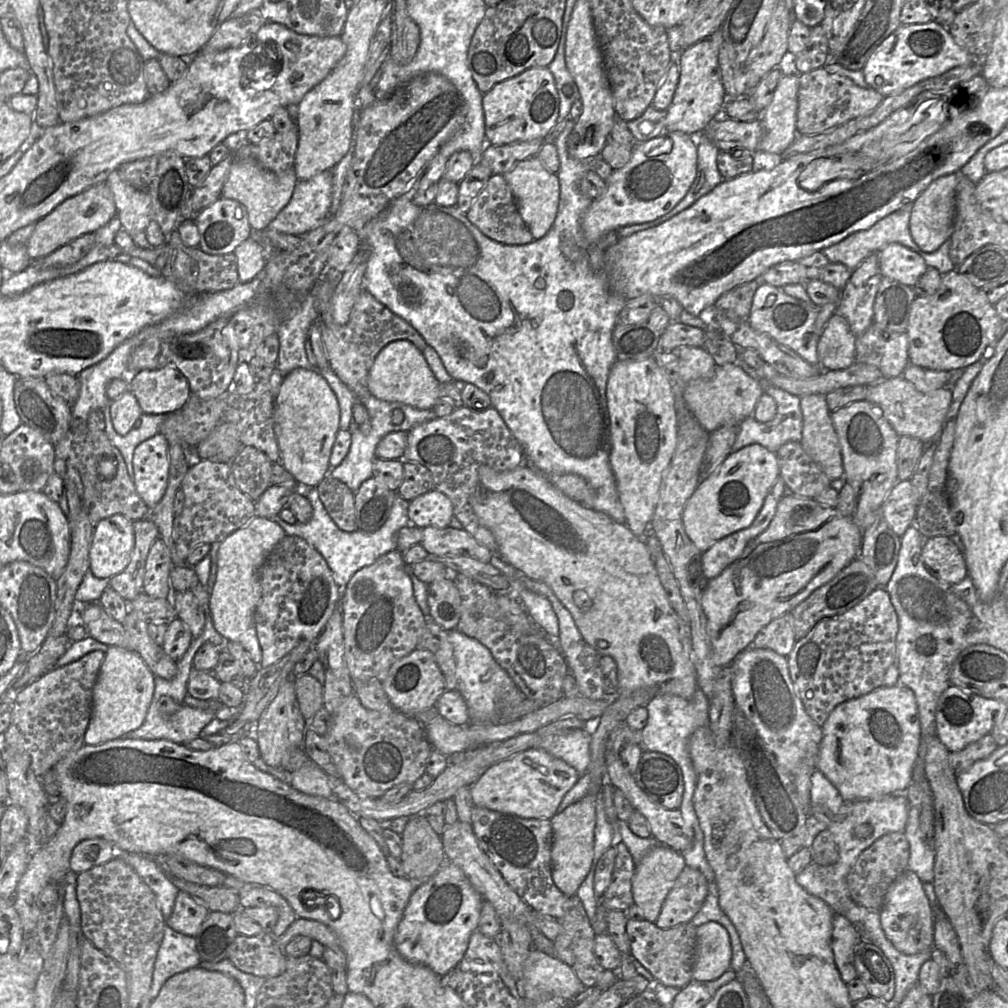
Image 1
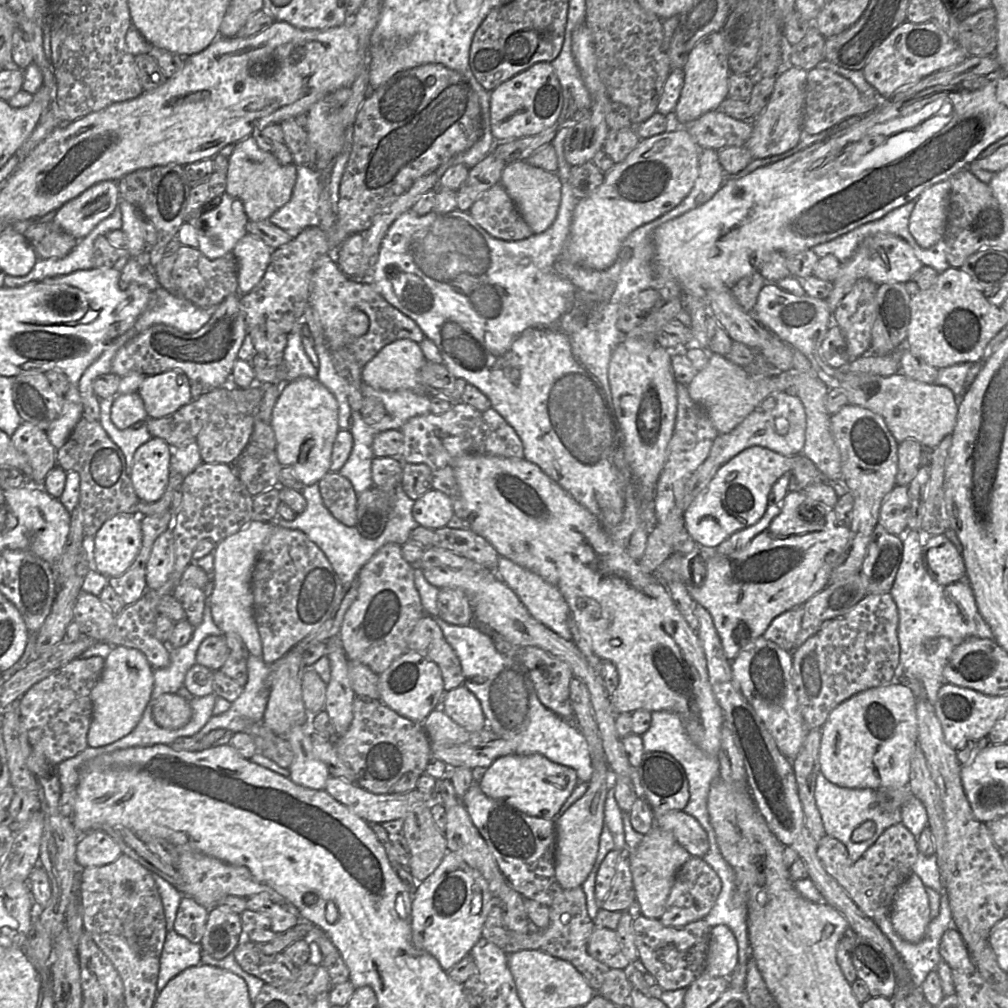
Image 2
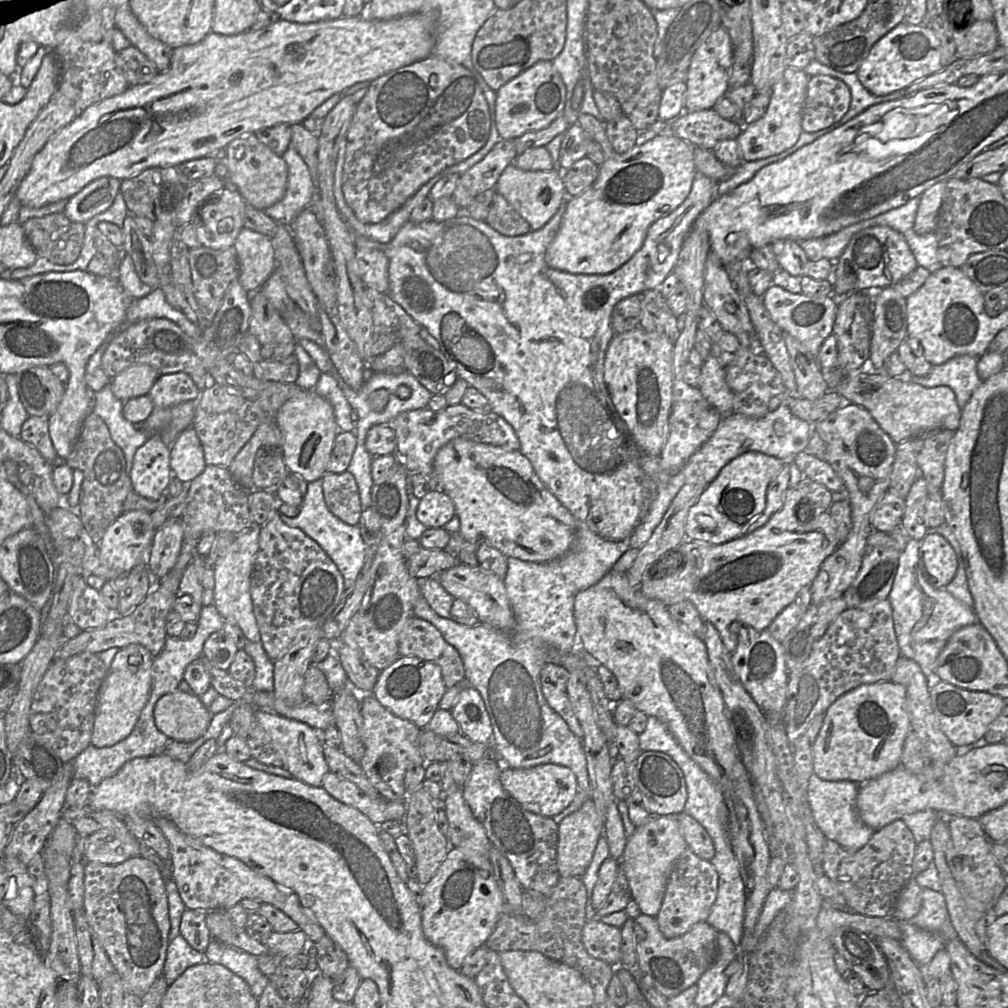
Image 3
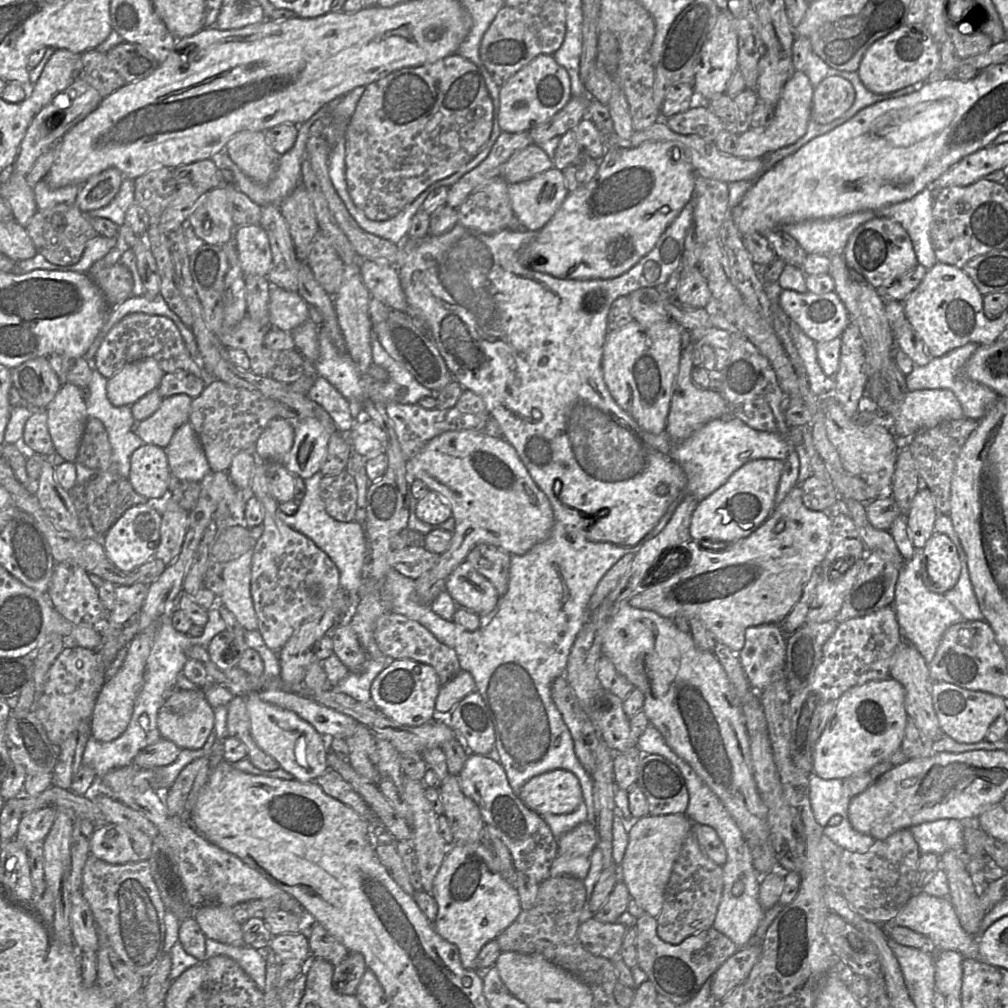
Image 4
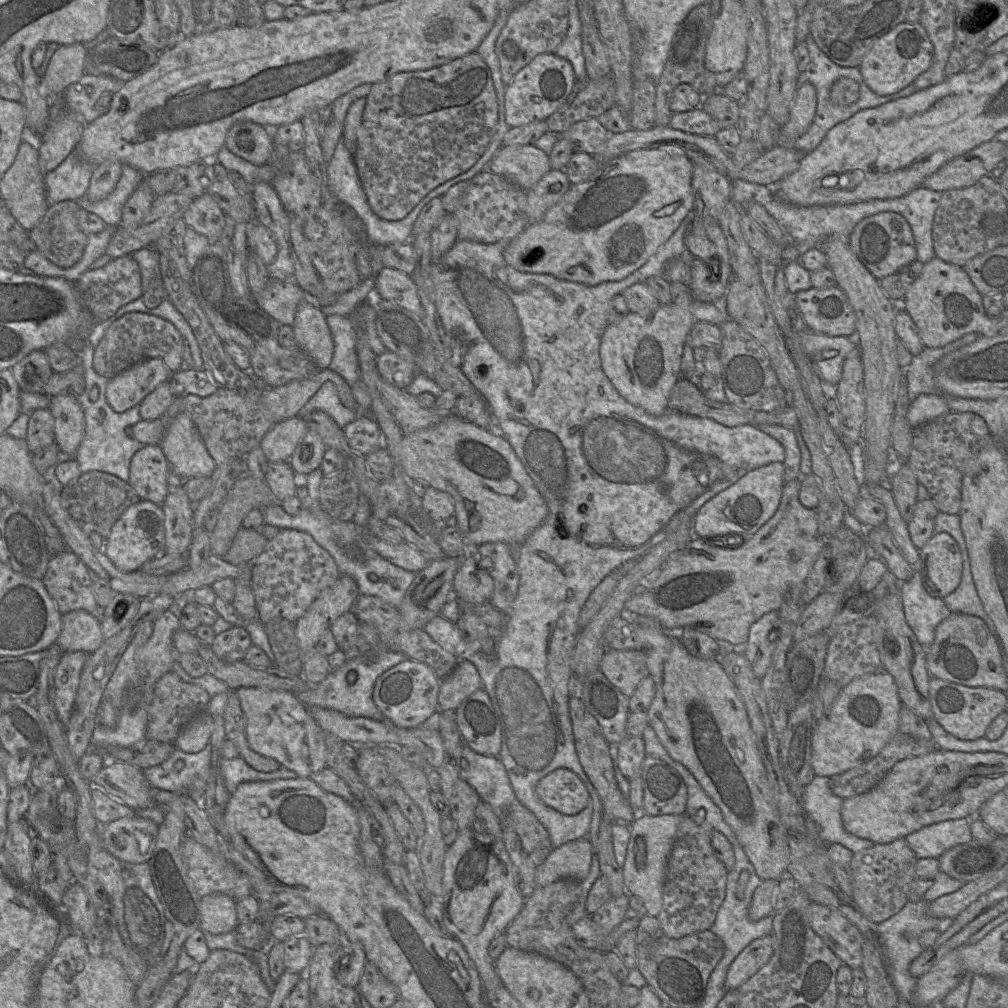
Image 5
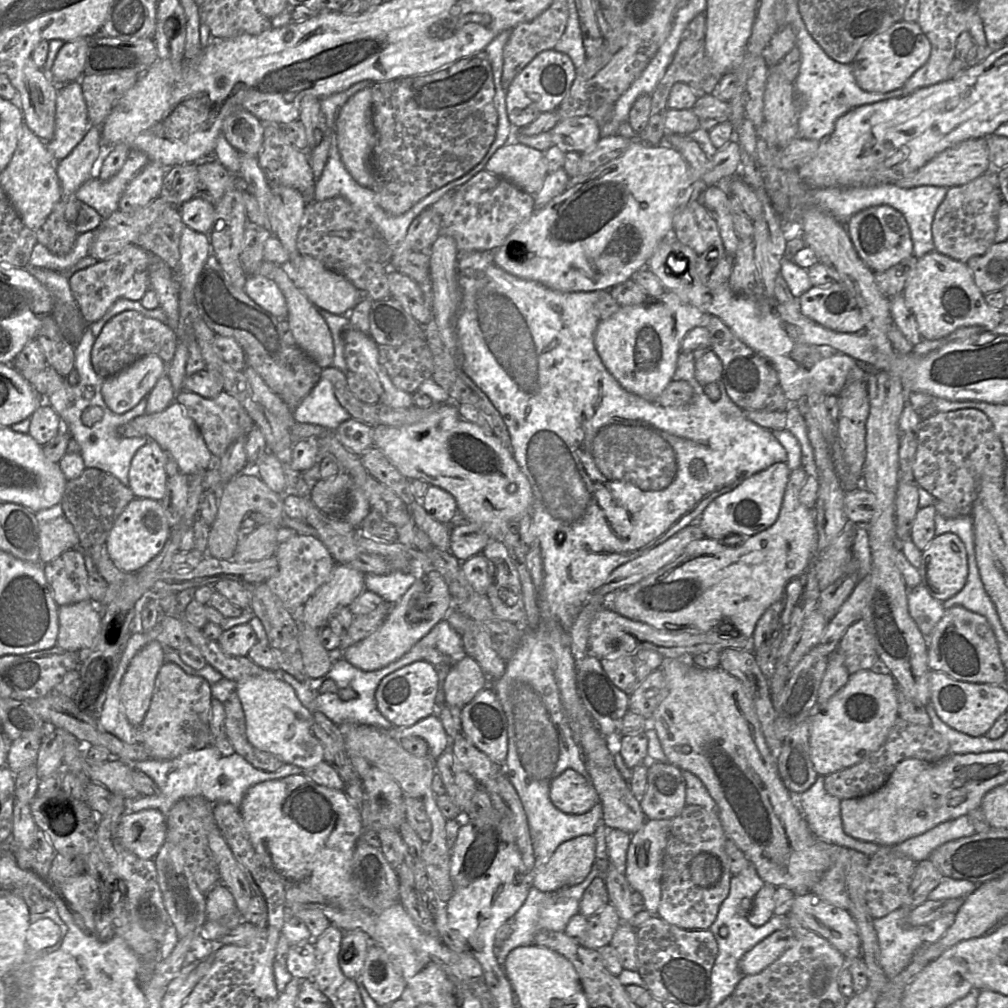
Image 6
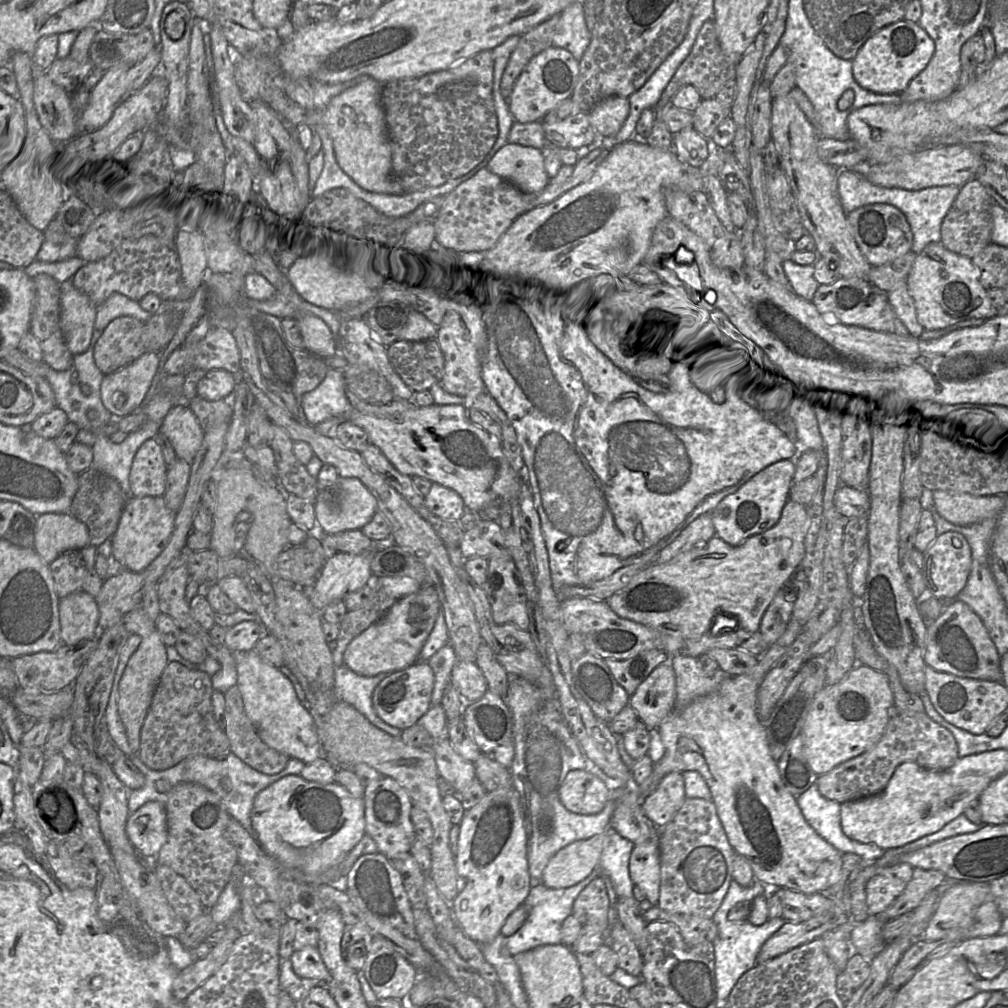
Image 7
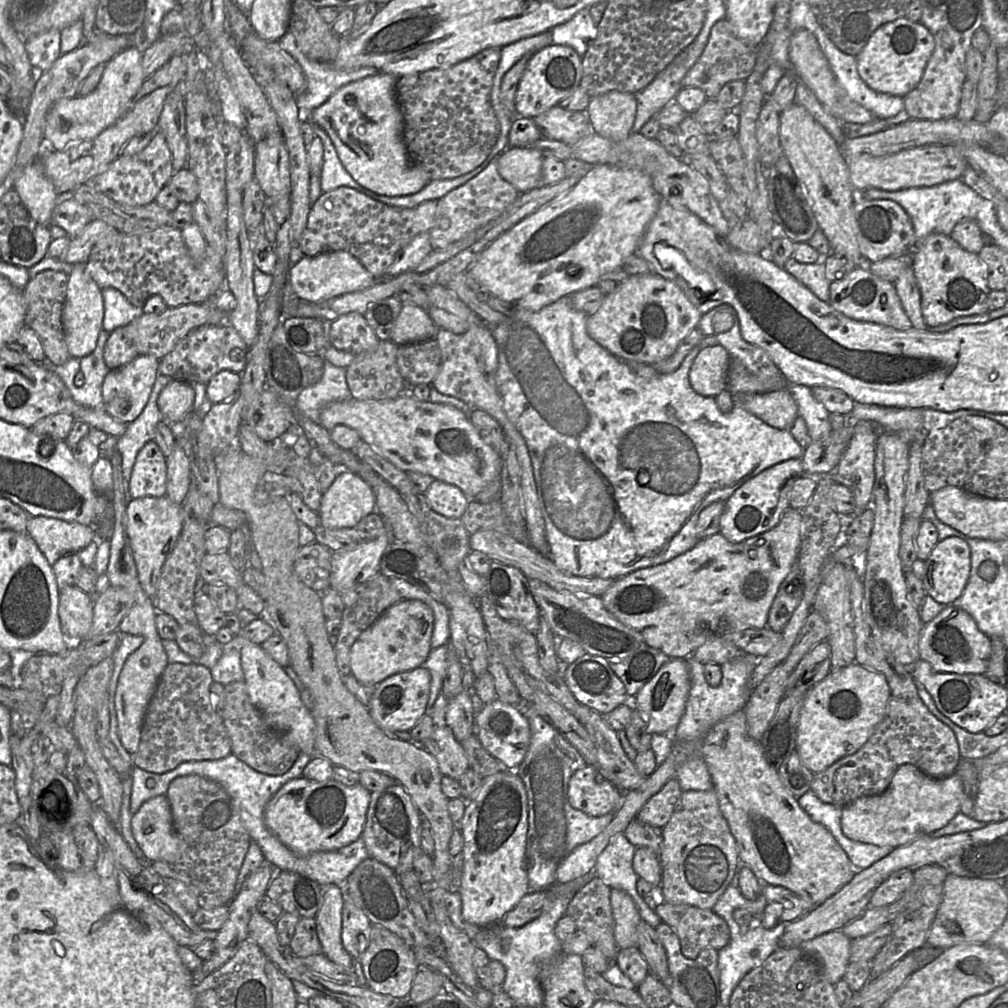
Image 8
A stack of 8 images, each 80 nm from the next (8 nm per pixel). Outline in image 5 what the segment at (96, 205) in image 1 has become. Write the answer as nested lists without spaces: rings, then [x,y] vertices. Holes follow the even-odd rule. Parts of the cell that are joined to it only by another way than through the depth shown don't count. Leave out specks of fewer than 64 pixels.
[[[114,159],[95,166],[85,198],[90,201],[105,199],[120,180],[122,166],[121,162]]]

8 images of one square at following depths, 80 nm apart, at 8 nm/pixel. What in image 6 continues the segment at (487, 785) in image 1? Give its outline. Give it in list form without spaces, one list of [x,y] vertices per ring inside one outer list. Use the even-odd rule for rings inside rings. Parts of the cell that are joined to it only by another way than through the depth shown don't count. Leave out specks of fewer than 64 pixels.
[[[567,769],[550,785],[553,805],[566,814],[584,814],[598,802],[598,794],[591,782],[573,769]]]

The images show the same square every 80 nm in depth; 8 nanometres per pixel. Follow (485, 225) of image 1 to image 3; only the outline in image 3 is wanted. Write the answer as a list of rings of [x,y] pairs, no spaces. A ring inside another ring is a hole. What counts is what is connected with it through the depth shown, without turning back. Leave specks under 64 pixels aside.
[[[496,191],[484,222],[500,234],[509,237],[524,235],[531,231],[529,224]]]

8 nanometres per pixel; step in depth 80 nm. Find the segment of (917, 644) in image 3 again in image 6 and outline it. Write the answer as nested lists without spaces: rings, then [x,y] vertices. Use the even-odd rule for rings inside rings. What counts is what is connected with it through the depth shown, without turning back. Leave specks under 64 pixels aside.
[[[922,583],[909,589],[908,610],[925,637],[929,637],[946,611],[943,603],[933,598]]]

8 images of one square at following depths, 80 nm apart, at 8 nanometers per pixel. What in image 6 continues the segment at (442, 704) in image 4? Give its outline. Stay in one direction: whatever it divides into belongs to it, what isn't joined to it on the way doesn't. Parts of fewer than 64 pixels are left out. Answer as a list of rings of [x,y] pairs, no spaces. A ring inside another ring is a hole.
[[[465,655],[453,663],[445,678],[445,703],[462,708],[487,686],[488,677],[481,666],[475,659]]]

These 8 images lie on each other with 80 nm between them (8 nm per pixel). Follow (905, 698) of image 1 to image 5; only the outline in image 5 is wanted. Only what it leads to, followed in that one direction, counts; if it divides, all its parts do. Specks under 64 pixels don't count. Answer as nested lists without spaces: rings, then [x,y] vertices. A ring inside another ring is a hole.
[[[885,669],[850,682],[841,690],[830,713],[815,722],[811,750],[811,765],[815,775],[831,778],[878,755],[899,732],[902,707],[898,686]]]

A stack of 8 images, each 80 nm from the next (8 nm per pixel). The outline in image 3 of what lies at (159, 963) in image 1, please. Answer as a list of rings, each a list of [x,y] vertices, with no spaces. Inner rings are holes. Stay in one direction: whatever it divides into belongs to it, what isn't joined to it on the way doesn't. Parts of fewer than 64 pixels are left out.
[[[179,934],[168,943],[162,974],[171,985],[187,968],[200,963],[207,963],[205,953],[193,949]]]

